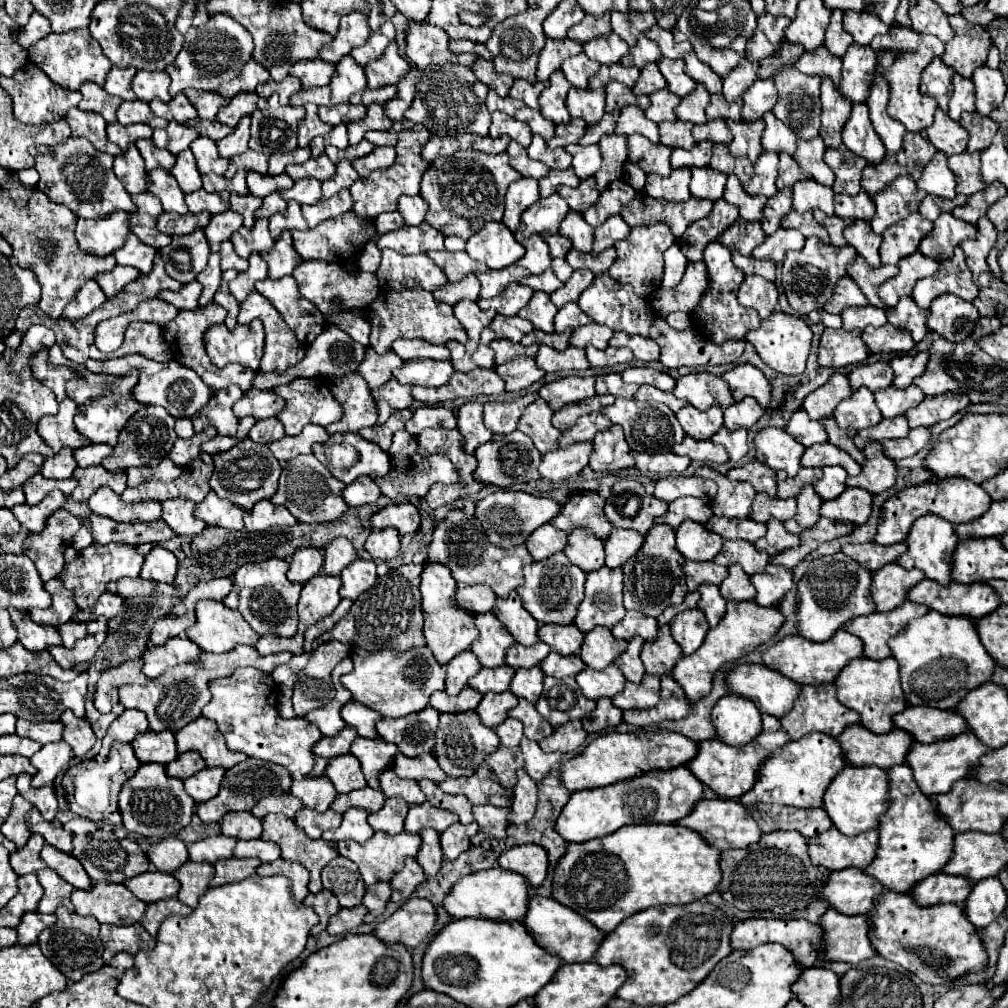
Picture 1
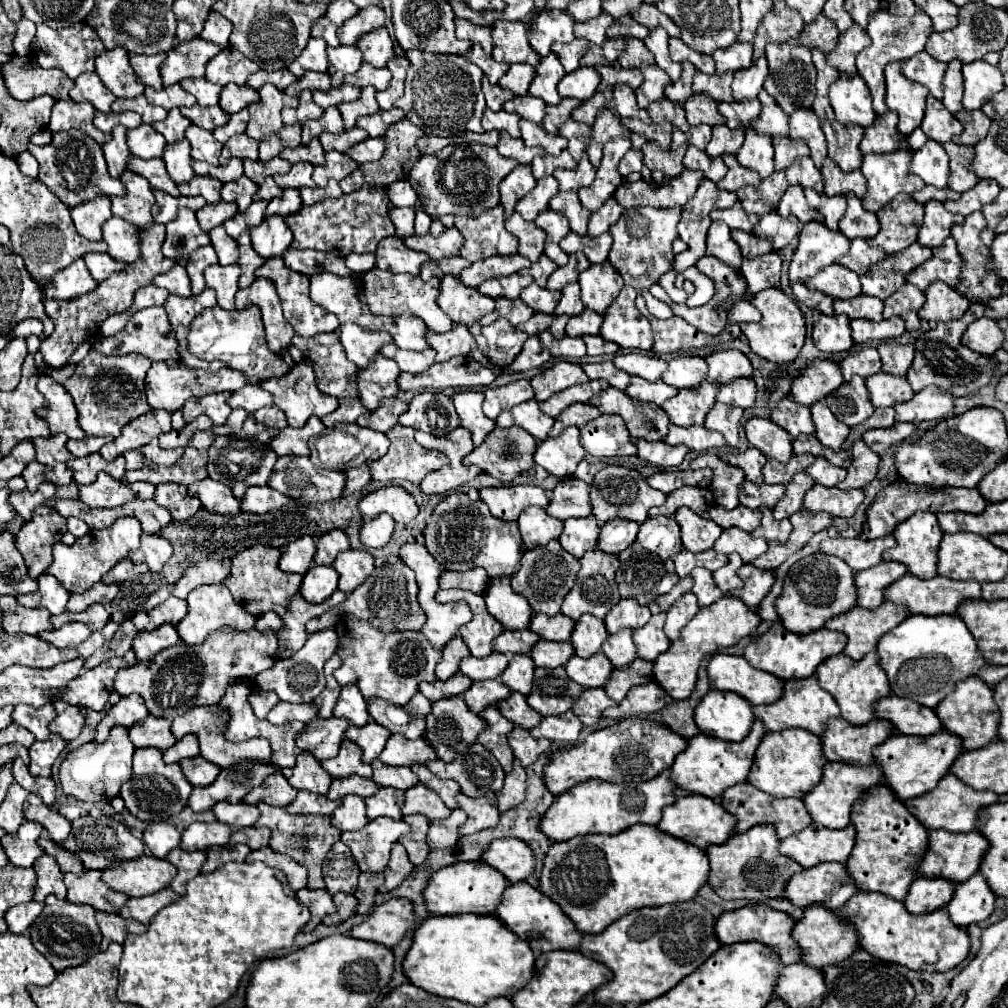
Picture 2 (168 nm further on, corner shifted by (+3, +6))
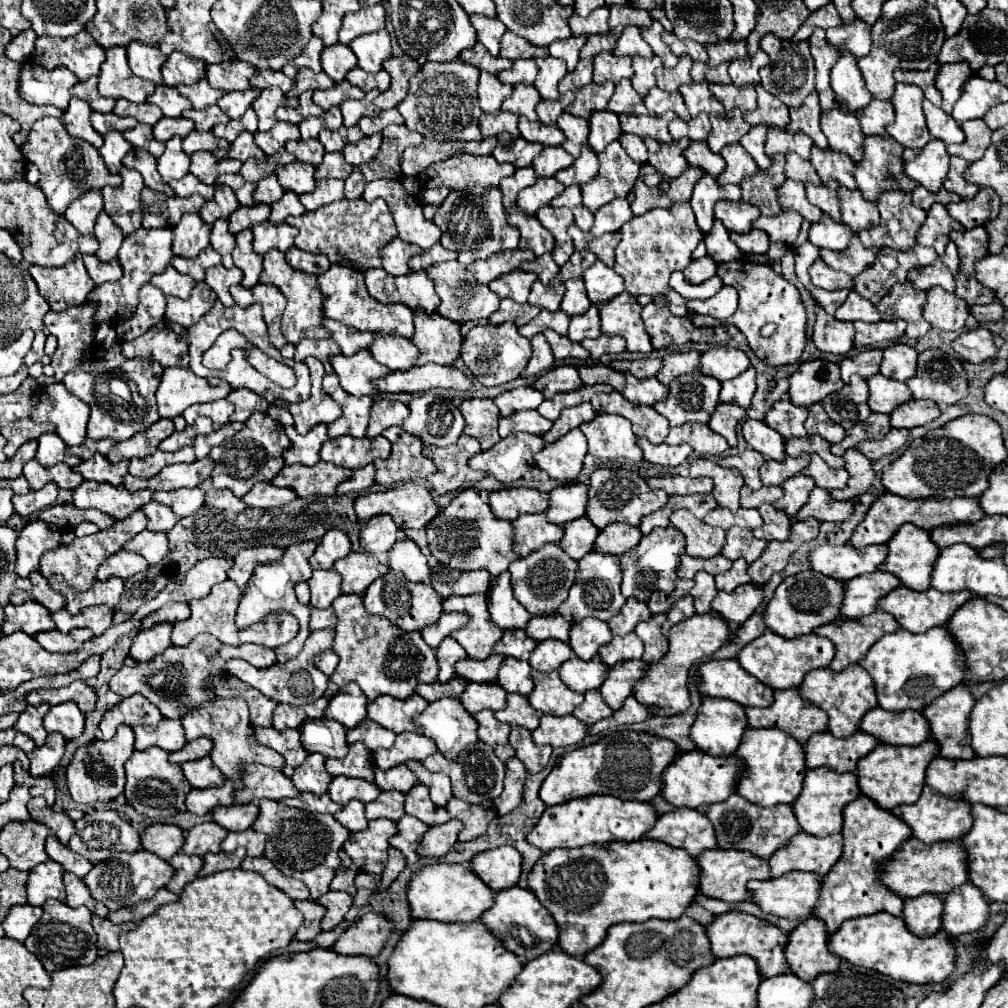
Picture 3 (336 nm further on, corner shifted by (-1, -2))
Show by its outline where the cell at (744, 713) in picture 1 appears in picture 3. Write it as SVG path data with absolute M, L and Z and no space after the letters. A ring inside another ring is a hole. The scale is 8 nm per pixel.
M704 698L690 728L690 740L710 756L732 756L746 728L746 714L740 704Z

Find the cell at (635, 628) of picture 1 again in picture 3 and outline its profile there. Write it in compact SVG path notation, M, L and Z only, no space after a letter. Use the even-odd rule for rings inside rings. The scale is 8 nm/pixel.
M628 598L626 604L620 608L620 612L608 620L608 626L612 630L614 636L626 636L628 632L634 630L634 626L642 620L648 620L652 614L646 606L646 602L642 600L634 600L634 598Z

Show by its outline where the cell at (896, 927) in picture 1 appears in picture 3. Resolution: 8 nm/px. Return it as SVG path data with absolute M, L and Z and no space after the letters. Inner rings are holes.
M886 912L846 920L838 932L828 938L828 948L832 954L840 956L840 960L908 984L944 982L954 970L954 948L944 932L938 932L930 938L918 938L908 932L902 918Z

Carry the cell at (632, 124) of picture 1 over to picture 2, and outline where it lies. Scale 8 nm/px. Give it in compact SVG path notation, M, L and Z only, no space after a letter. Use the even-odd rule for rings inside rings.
M618 86L614 88L614 98L608 106L612 112L616 112L620 118L642 118L646 122L652 122L650 116L646 114L646 110L640 110L636 104L636 94L632 88L626 86Z

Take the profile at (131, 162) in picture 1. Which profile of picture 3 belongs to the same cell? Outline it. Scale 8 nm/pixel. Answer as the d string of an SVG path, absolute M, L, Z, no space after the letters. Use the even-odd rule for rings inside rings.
M110 130L104 136L104 144L98 150L100 158L106 162L106 166L110 168L110 172L118 172L122 168L122 156L126 156L126 152L132 148L132 144L116 130Z

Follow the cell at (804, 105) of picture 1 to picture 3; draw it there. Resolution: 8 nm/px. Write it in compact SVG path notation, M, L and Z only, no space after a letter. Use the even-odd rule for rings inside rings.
M766 34L760 40L760 48L770 56L770 64L760 70L760 84L774 96L778 96L788 108L796 108L800 100L804 100L810 92L814 92L814 60L810 56L810 44L798 42L782 42L774 34Z

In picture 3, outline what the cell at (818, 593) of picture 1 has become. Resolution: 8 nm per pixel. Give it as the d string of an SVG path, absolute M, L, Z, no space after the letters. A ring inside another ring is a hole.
M814 570L798 572L794 576L788 576L782 580L782 584L776 588L772 600L764 608L764 624L772 632L776 632L782 638L794 638L802 634L810 634L814 628L822 624L830 624L840 616L840 604L842 604L842 592L844 584L840 580L818 576Z

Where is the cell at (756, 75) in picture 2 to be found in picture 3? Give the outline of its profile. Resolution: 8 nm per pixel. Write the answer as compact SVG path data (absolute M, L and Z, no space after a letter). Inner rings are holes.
M764 50L756 52L754 56L748 56L744 60L732 60L730 62L730 78L734 86L742 86L742 84L760 84L758 80L758 70L762 66L768 64L768 56Z

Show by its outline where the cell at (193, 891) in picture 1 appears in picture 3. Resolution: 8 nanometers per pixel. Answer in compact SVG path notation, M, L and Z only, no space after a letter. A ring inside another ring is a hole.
M178 852L176 856L170 858L170 864L172 864L172 868L174 868L174 876L172 876L172 880L166 884L166 888L168 888L170 892L174 892L174 894L180 894L182 888L184 888L184 884L186 884L186 882L192 882L192 880L198 876L198 872L200 872L204 860L202 860L200 856L188 856L188 854Z

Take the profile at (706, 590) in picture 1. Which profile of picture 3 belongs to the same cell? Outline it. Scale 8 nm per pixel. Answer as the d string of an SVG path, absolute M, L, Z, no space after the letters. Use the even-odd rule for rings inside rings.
M698 572L694 576L694 588L690 590L692 598L694 598L694 610L696 614L708 614L710 612L710 604L716 598L718 590L714 586L714 576L708 572Z

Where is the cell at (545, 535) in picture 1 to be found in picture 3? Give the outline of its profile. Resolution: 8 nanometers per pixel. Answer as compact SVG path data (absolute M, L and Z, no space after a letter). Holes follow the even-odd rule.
M528 514L512 522L514 526L514 552L528 556L532 550L548 542L560 542L564 528L546 520L546 514Z

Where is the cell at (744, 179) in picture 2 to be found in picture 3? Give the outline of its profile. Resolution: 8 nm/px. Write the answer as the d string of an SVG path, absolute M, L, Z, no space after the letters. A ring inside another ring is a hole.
M728 144L726 148L722 148L722 158L726 160L726 168L724 172L716 178L718 184L740 184L742 178L746 176L754 176L754 172L758 172L758 166L754 164L752 156L744 152L744 148L740 144Z

